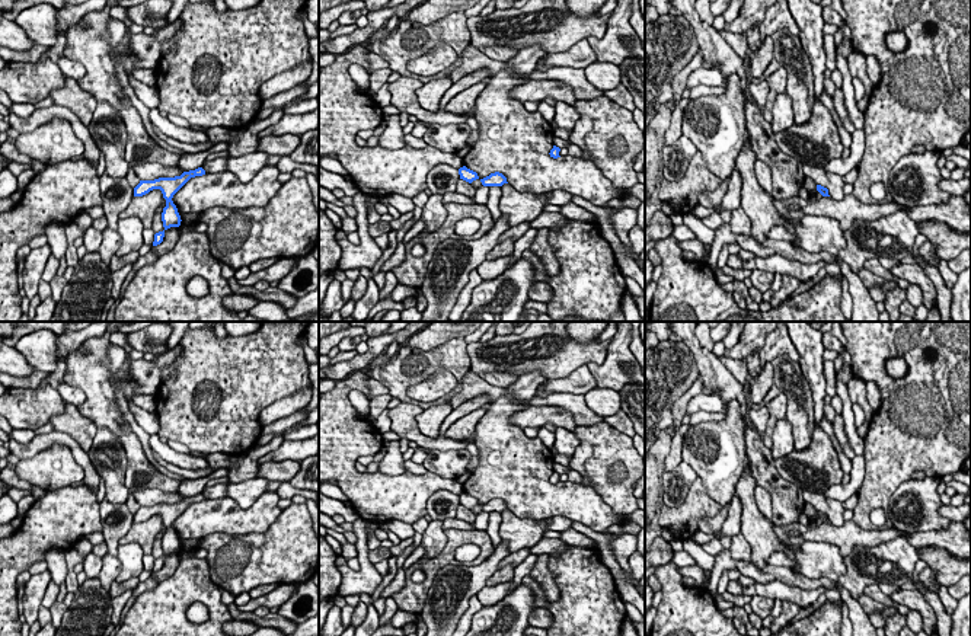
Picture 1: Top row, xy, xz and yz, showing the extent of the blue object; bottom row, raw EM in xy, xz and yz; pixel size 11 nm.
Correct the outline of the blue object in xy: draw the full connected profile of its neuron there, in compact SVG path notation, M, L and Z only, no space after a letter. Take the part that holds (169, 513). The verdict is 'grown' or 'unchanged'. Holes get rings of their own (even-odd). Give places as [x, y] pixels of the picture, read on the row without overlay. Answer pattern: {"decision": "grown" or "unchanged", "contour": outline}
{"decision": "unchanged", "contour": "M198 493L195 496L183 498L181 502L175 502L175 504L140 506L140 509L134 514L134 522L143 522L153 515L160 515L163 524L166 525L166 533L163 534L162 538L163 553L165 556L170 553L179 553L182 546L172 524L191 504L202 502L202 501L205 501L205 496L202 493Z"}

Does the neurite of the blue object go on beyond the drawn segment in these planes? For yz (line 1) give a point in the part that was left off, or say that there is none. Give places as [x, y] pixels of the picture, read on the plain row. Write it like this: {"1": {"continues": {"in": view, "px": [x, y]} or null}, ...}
{"1": {"continues": null}}

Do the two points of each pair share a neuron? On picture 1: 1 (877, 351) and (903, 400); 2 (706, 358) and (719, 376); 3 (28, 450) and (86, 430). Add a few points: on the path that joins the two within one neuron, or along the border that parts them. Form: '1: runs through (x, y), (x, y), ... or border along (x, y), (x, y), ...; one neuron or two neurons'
1: runs through (877, 363), (877, 373), (891, 389); one neuron
2: runs through (708, 363), (715, 371); one neuron
3: border along (56, 430), (67, 434), (86, 453); two neurons

